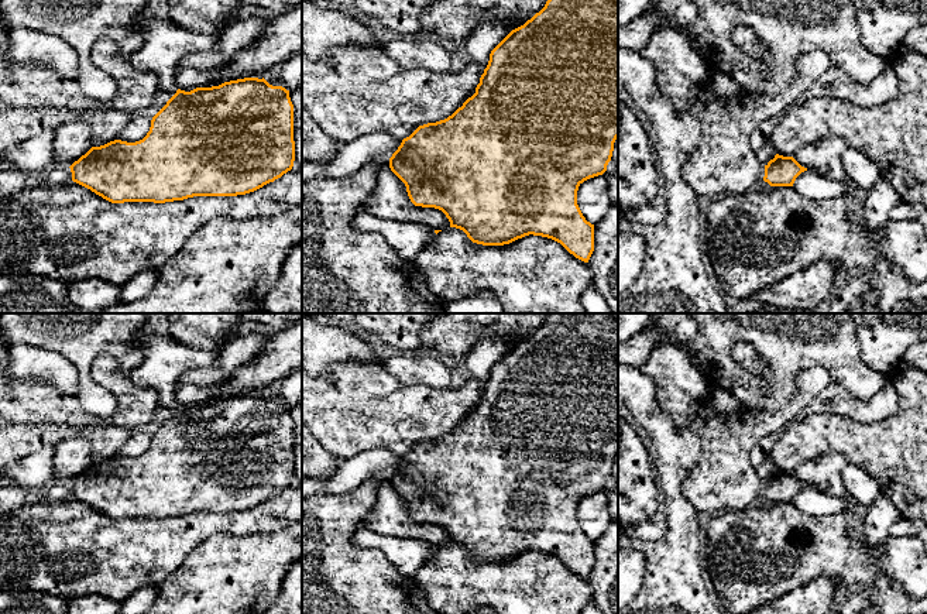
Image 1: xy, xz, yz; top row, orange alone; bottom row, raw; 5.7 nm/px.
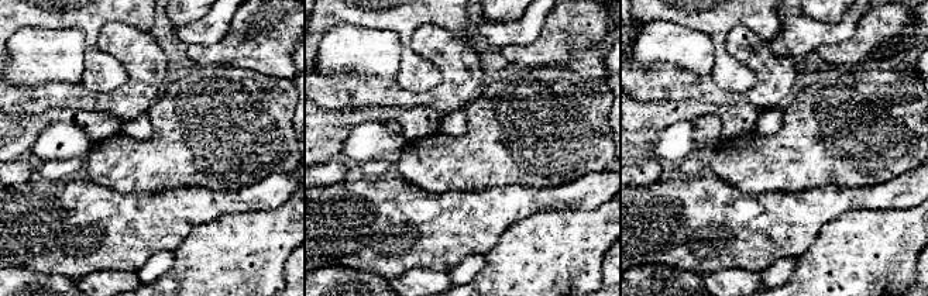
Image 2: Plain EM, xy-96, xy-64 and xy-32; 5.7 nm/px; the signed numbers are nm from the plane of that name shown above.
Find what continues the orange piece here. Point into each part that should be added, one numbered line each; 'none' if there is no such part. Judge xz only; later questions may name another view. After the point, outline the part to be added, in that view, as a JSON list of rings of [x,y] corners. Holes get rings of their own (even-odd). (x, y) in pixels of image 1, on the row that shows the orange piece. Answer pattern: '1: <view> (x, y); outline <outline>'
none

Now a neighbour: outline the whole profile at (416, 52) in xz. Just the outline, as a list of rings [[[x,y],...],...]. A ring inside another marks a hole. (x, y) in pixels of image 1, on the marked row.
[[[432,37],[398,38],[382,45],[387,56],[405,69],[450,72],[452,47]]]

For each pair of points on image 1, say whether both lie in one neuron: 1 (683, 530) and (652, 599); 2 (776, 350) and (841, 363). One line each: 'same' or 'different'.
1: same
2: same

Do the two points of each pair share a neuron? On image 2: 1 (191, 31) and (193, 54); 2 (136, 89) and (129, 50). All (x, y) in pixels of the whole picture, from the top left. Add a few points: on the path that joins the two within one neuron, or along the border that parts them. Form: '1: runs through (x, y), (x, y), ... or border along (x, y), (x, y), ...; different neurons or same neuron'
1: border along (223, 35), (210, 44), (188, 45); different neurons
2: runs through (136, 79), (136, 59); same neuron

